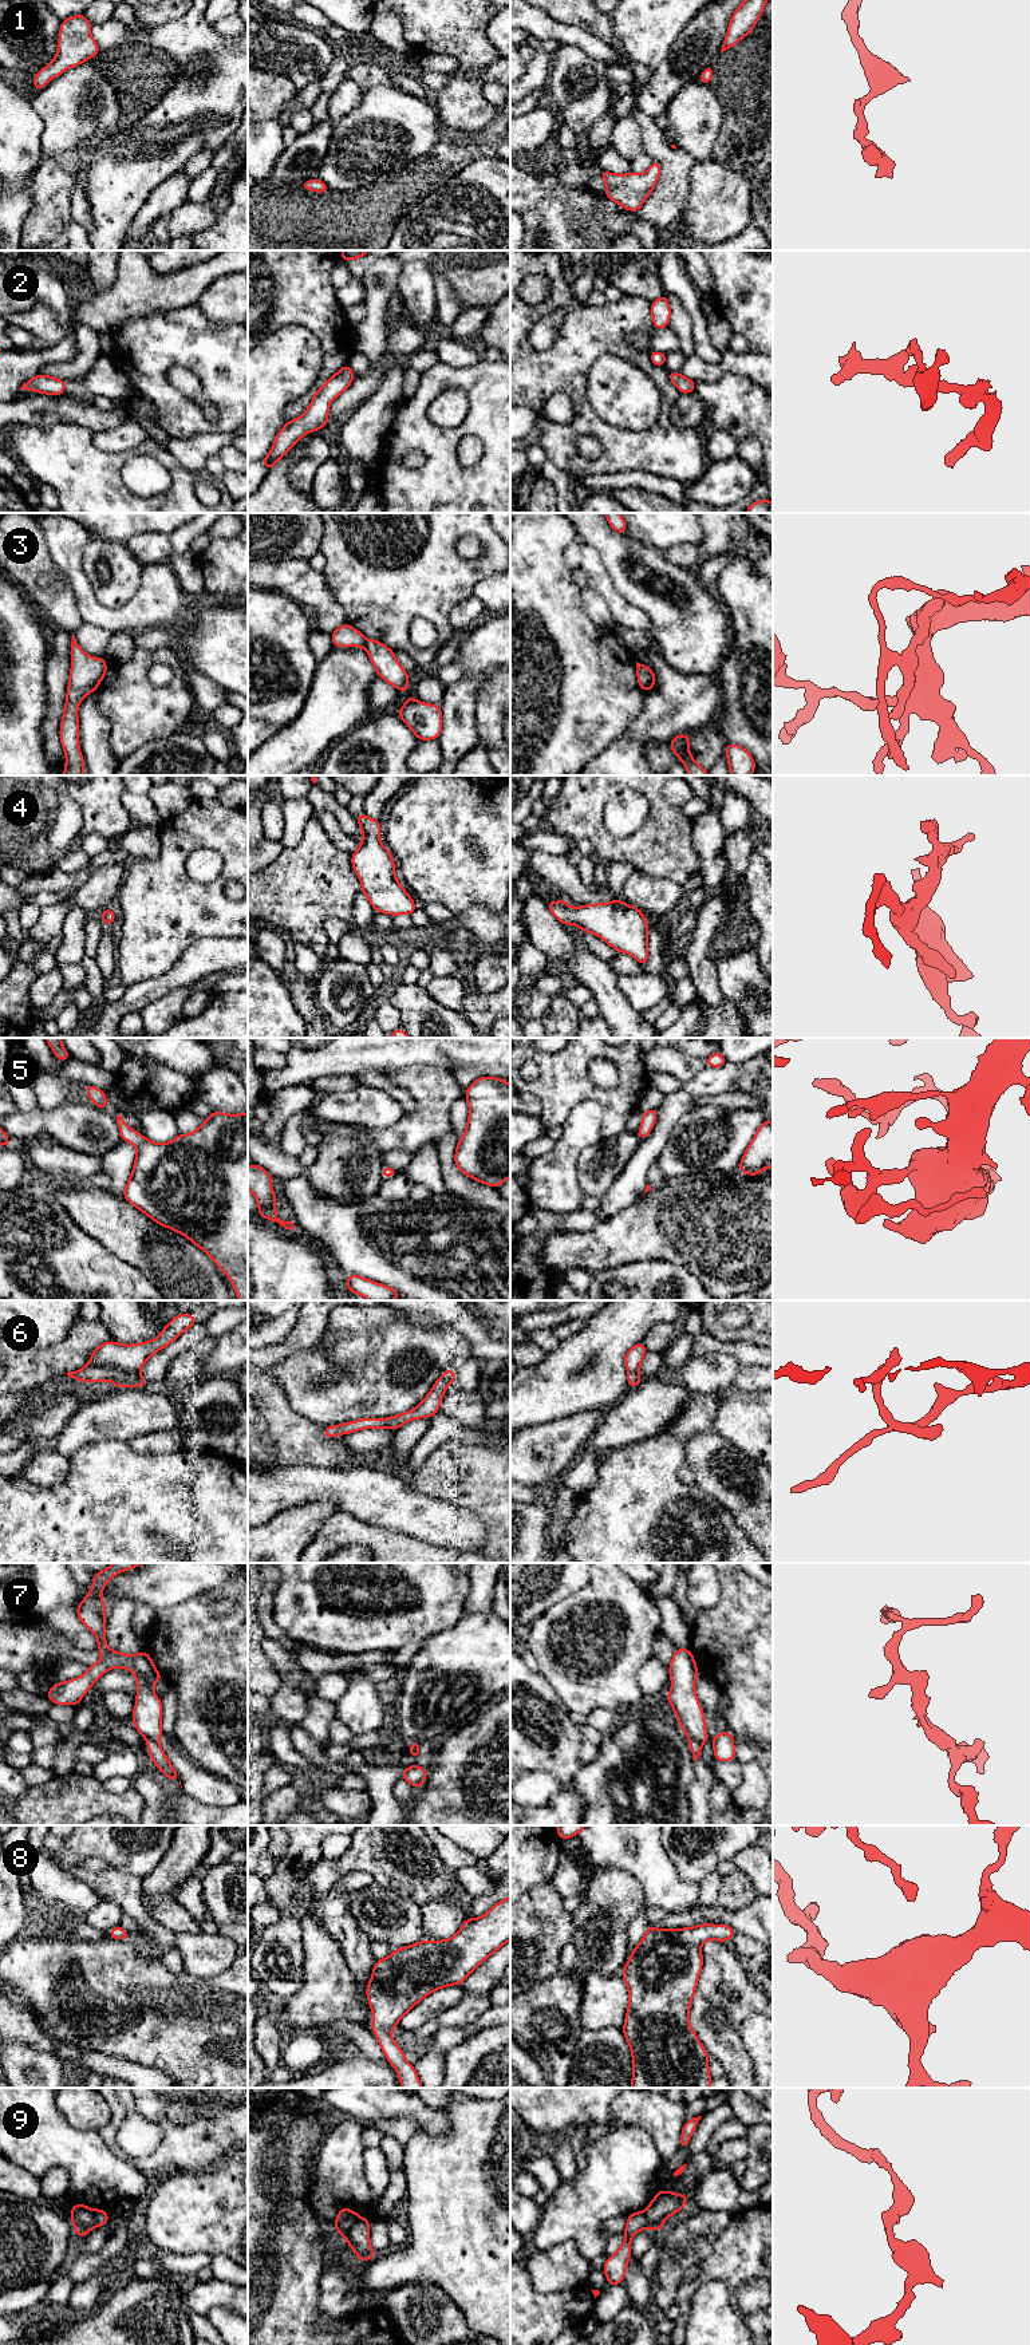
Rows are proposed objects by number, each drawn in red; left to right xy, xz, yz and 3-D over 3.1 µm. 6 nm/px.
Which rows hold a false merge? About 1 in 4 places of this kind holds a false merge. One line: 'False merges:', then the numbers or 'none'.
False merges: 3, 7, 9

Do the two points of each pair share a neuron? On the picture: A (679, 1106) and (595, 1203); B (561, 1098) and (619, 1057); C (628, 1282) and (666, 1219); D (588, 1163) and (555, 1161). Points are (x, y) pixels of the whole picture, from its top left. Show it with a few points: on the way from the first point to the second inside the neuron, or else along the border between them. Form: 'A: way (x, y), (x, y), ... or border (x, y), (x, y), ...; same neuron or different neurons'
A: way (659, 1133), (636, 1167), (635, 1173), (622, 1187); same neuron
B: way (564, 1080), (591, 1053), (600, 1053); same neuron
C: border (673, 1262), (662, 1259), (631, 1260), (611, 1268); different neurons
D: border (599, 1140), (577, 1161), (583, 1193); different neurons

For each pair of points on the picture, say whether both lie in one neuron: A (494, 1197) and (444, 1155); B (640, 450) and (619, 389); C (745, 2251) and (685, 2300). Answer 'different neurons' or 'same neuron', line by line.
A: same neuron
B: different neurons
C: same neuron

